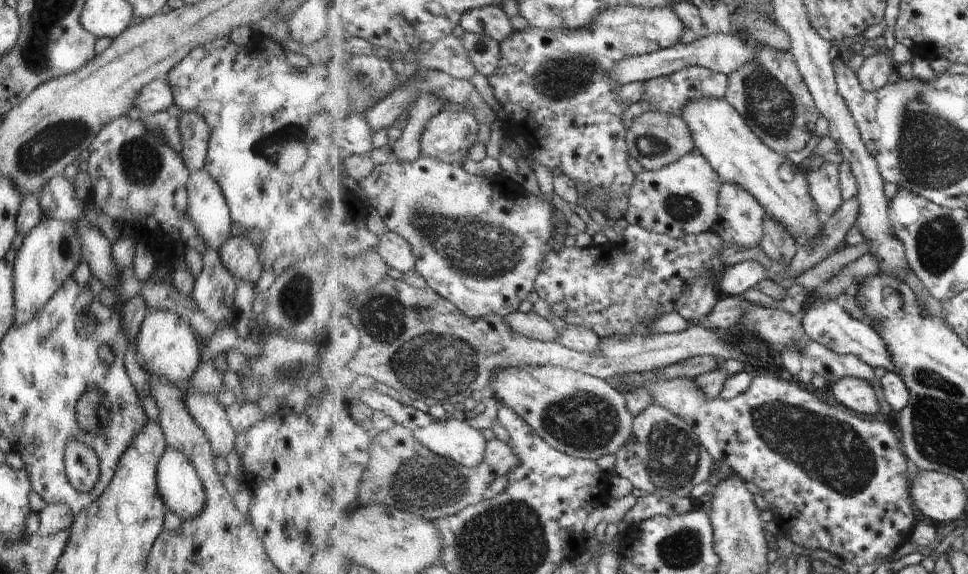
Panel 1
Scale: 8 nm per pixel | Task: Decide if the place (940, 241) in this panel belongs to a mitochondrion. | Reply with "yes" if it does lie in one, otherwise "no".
yes

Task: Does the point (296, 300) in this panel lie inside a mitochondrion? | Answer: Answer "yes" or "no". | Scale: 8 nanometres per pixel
yes

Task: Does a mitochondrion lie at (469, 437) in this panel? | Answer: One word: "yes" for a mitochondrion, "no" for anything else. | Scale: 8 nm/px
no

